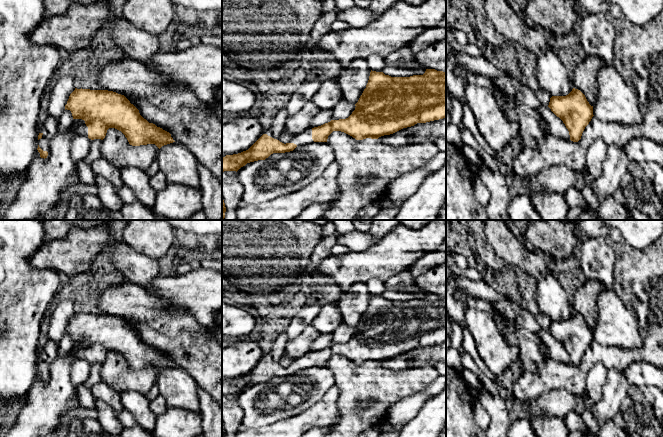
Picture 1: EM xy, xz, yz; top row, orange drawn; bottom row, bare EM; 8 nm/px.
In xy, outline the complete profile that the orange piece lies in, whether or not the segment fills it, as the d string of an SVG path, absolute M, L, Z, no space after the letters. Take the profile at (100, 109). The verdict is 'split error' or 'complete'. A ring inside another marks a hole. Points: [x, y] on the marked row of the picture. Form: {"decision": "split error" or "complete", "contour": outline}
{"decision": "split error", "contour": "M77 89L70 94L65 110L70 110L77 136L86 136L91 140L106 136L109 128L121 131L132 146L155 144L159 149L175 142L171 134L144 119L139 110L121 94L108 90Z"}

